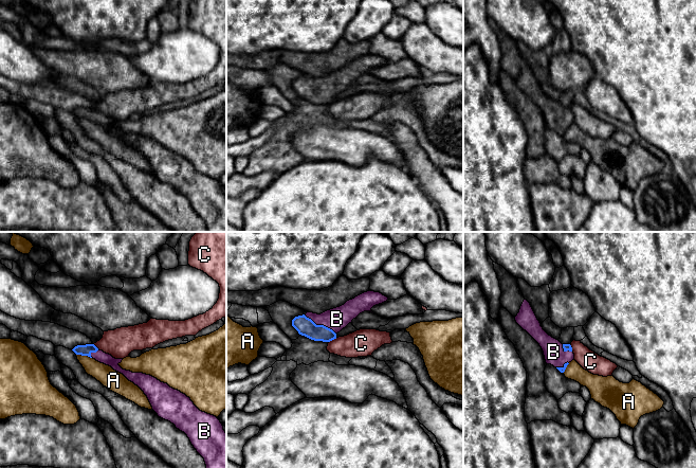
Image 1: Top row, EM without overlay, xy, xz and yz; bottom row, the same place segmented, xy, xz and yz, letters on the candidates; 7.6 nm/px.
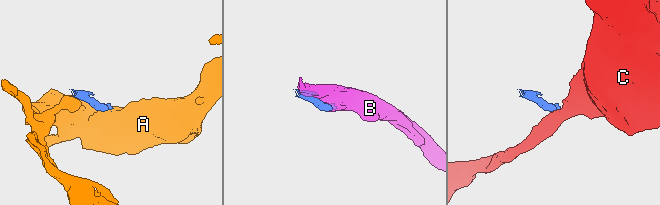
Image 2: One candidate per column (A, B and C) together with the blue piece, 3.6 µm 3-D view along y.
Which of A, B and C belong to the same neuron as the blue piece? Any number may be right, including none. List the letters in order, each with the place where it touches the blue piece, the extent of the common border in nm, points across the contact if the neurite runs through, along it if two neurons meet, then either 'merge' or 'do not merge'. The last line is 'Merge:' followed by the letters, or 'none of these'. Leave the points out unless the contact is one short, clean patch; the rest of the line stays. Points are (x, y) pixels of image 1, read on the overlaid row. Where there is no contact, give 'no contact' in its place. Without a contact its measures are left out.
A: contact xy (84, 355); length 120 nm; border xy (76, 354), (91, 358); do not merge
B: contact xz (319, 325); length 280 nm; merge
C: contact xz (332, 339); length 70 nm; border xz (336, 338), (329, 342); do not merge
Merge: B

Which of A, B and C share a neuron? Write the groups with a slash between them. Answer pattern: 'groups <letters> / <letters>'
groups A / B / C

